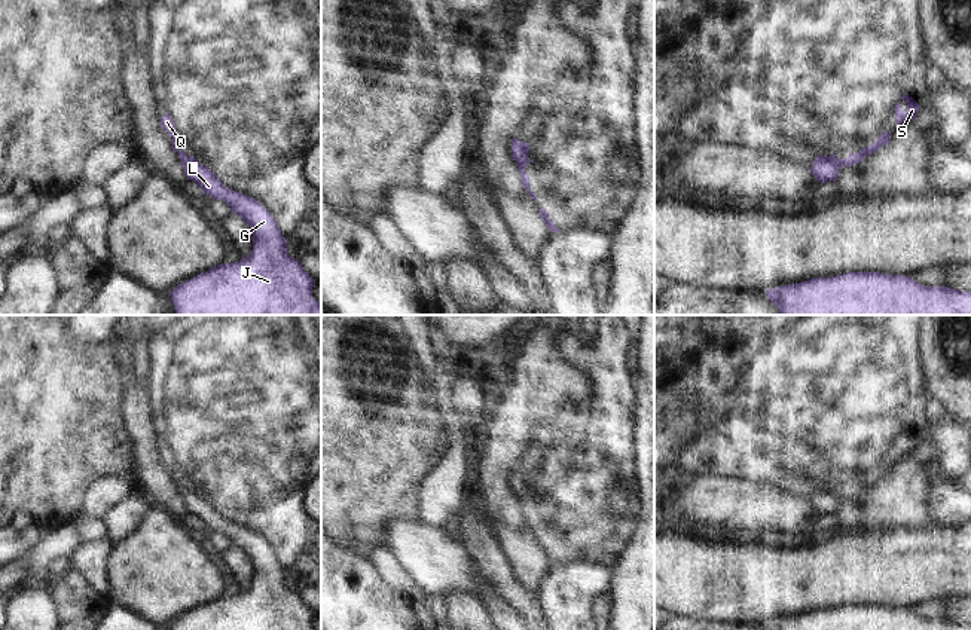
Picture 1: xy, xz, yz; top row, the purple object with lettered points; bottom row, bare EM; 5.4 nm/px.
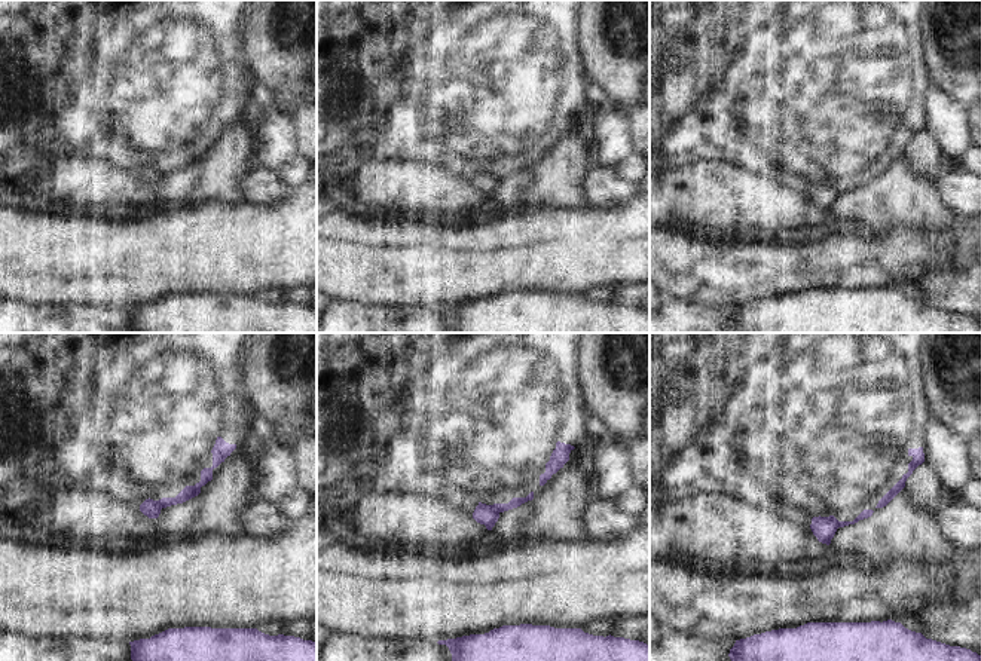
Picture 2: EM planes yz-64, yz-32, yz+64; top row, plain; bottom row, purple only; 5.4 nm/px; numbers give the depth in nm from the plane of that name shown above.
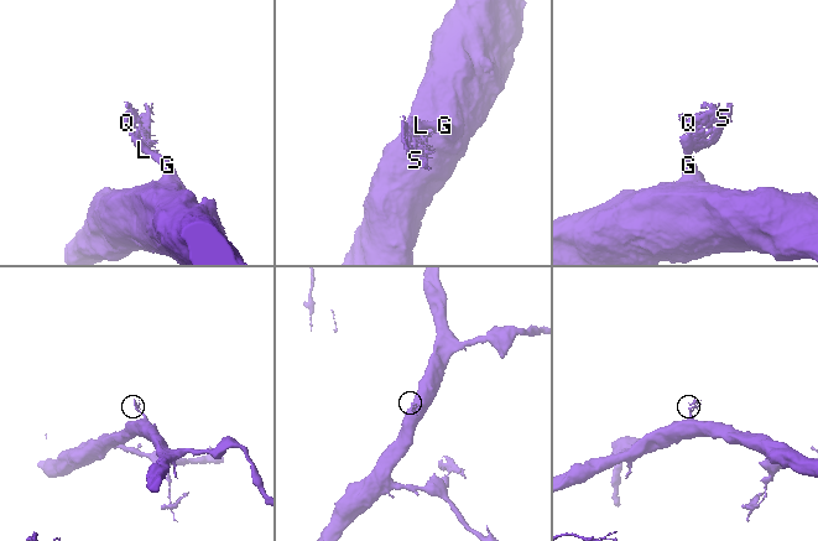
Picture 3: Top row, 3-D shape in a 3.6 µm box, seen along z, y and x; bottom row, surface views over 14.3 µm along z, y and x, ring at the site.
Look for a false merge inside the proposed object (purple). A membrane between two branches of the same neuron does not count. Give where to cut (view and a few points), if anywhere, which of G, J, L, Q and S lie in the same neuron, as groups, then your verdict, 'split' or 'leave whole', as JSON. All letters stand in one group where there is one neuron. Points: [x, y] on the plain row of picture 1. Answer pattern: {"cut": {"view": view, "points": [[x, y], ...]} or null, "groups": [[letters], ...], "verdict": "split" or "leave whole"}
{"cut": {"view": "yz", "points": [[828, 489], [840, 499]]}, "groups": [["G", "J", "L"], ["Q", "S"]], "verdict": "split"}

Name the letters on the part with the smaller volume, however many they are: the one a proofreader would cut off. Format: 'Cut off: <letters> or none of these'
Cut off: Q, S

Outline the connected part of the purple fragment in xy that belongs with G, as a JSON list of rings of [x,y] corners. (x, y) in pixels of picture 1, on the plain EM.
[[[178,484],[187,513],[195,514],[213,532],[226,535],[251,562],[253,582],[236,596],[201,605],[178,617],[171,630],[312,630],[315,614],[299,593],[287,585],[272,547],[256,532],[228,522],[222,513],[195,490]]]

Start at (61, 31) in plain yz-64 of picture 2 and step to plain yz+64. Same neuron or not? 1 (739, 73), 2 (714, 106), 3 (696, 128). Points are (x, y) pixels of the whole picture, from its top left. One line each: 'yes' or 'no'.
1: no
2: no
3: no

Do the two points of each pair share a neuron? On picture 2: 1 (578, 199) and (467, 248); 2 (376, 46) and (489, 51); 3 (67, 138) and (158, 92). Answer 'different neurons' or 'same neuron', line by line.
1: different neurons
2: different neurons
3: same neuron

